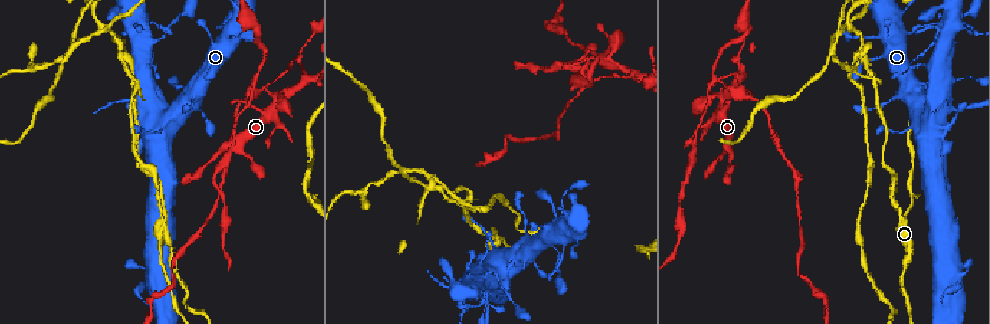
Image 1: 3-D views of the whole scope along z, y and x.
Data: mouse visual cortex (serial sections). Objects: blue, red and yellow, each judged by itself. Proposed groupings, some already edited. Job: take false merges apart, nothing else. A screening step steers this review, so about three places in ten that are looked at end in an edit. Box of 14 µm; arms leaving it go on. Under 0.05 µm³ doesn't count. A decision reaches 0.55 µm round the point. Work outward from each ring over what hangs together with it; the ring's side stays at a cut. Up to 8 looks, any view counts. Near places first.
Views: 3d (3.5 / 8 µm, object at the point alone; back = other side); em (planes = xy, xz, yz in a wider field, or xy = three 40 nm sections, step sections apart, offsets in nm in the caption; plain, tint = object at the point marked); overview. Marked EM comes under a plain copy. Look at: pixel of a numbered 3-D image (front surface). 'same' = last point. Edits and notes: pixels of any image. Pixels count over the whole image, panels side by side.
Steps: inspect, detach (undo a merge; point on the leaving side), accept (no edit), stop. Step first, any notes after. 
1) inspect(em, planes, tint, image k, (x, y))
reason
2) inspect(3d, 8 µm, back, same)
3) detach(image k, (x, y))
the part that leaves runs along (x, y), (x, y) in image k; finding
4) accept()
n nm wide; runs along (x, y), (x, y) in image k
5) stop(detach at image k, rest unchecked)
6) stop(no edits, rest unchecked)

inspect(3d, 3.5 µm, image 1, (894, 96))
thick turns thin

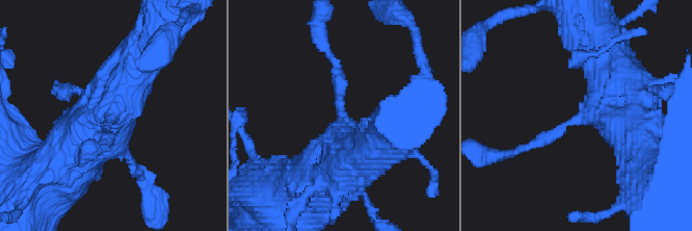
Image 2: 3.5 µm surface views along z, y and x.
inspect(em, planes, tint, image 2, (343, 113))
arms of 150, 700 nm; now the EM

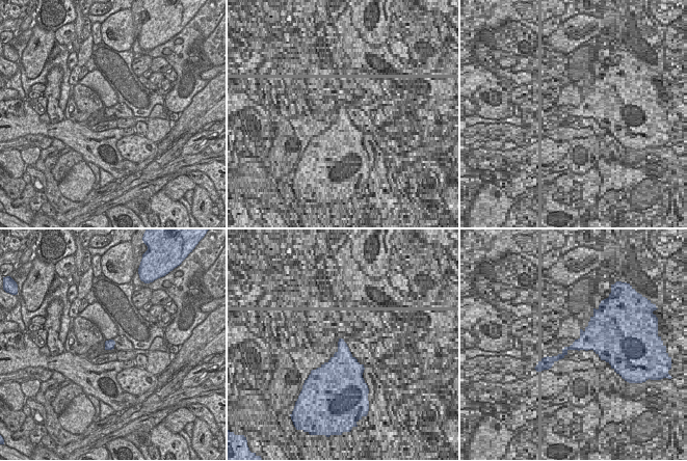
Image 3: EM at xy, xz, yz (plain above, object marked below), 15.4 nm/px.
accept()
runs along (617, 78), (599, 110), (520, 149) in image 2; one cell here

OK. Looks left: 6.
inspect(em, planes, tint, image 1, (540, 68))

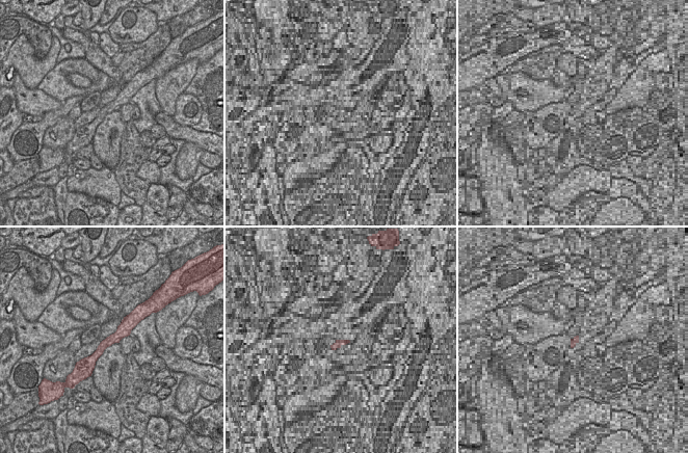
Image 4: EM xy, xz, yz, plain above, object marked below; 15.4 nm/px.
inspect(3d, 3.5 µm, same)
see where the arms go

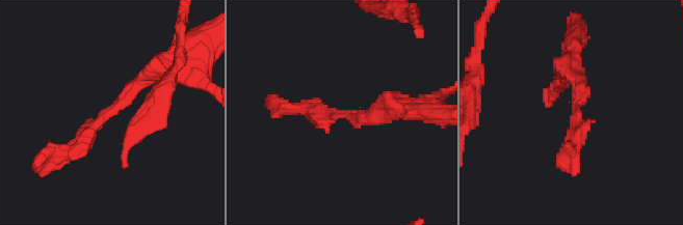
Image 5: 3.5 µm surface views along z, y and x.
accept()
runs along (161, 67), (69, 153), (55, 153) in image 5; one cell here

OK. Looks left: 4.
inspect(3d, 3.5 µm, image 1, (158, 113))
sharp bend

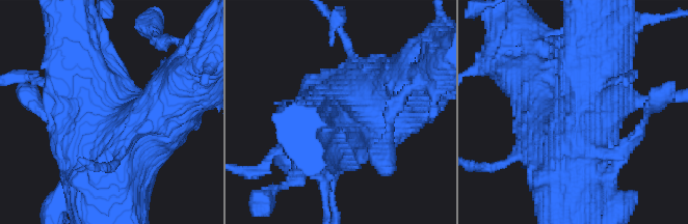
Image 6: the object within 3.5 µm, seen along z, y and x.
inspect(em, xy, step 3, tint, image 6, (105, 117))

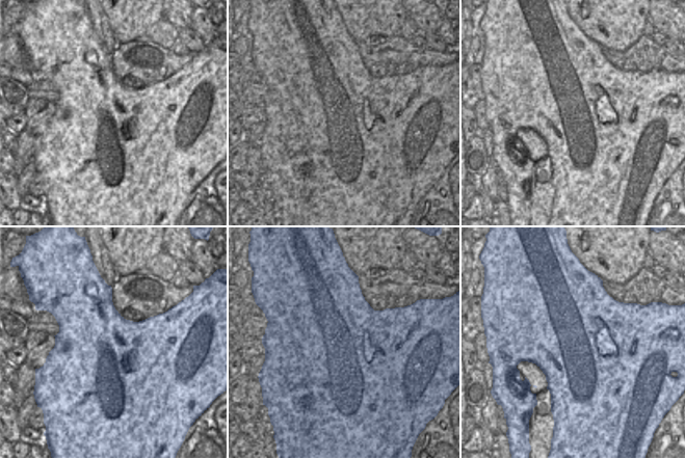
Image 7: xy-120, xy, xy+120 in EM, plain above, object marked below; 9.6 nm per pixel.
accept()
continuous, no second cell

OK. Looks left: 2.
inspect(3d, 8 µm, image 1, (483, 277))
sharp bend

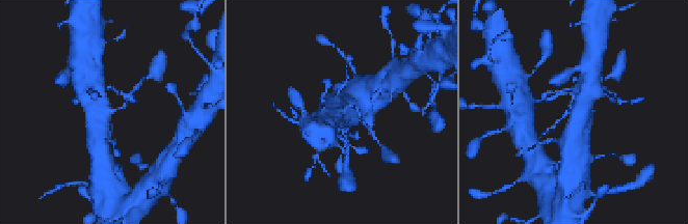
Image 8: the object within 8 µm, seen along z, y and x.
inspect(em, xy, step 3, tint, image 8, (107, 109))

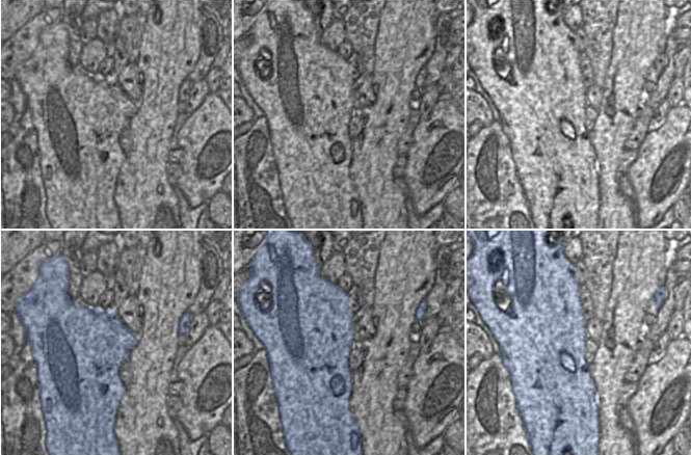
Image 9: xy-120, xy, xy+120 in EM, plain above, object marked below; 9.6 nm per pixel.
accept()
runs along (571, 143), (578, 114), (590, 87) in image 8; all the same cell

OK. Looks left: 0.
stop(no edits, rest unchecked)

